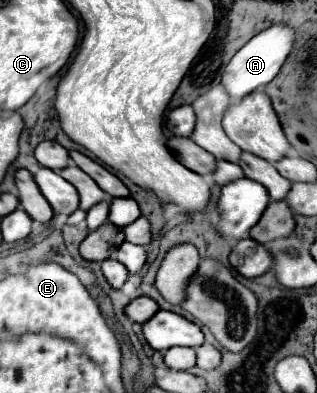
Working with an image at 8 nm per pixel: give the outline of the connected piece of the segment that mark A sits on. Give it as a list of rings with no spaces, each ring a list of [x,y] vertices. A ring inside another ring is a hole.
[[[274,25],[264,29],[262,33],[258,33],[252,41],[248,41],[234,57],[232,61],[226,65],[224,75],[222,75],[222,85],[228,93],[228,97],[232,101],[240,101],[246,95],[250,95],[252,91],[258,91],[262,87],[266,87],[280,71],[282,63],[286,61],[290,49],[294,43],[294,31],[286,25]]]

